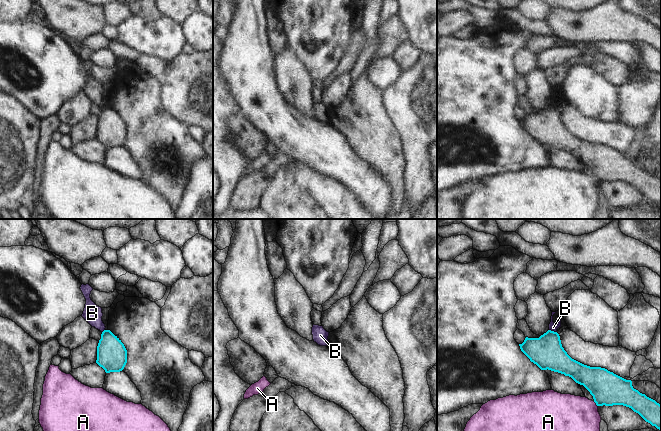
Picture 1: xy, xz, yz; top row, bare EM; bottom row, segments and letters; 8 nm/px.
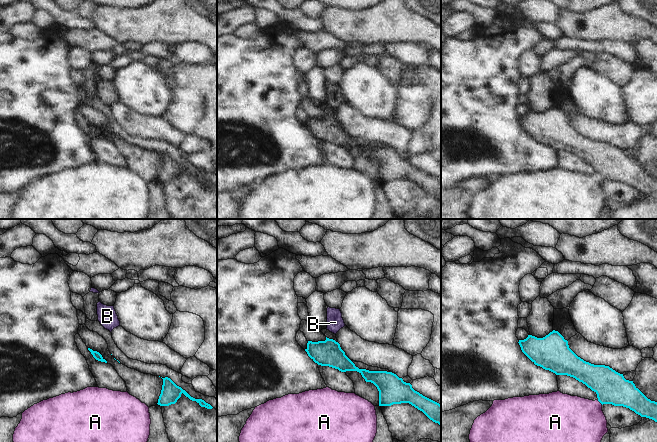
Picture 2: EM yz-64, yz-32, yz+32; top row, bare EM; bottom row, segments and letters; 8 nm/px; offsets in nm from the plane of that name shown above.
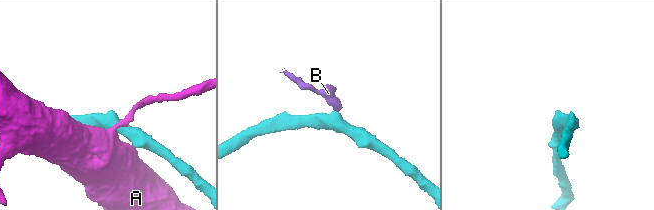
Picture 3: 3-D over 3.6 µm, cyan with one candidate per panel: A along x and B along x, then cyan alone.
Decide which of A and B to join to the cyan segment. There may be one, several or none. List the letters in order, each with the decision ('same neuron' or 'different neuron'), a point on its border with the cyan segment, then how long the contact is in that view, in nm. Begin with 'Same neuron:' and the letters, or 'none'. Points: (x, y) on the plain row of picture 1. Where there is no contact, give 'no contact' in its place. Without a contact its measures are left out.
Same neuron: none
A: different neuron; meets cyan in yz at (596, 180); contact 60 nm long
B: different neuron; meets cyan in yz at (553, 107); contact 70 nm long

